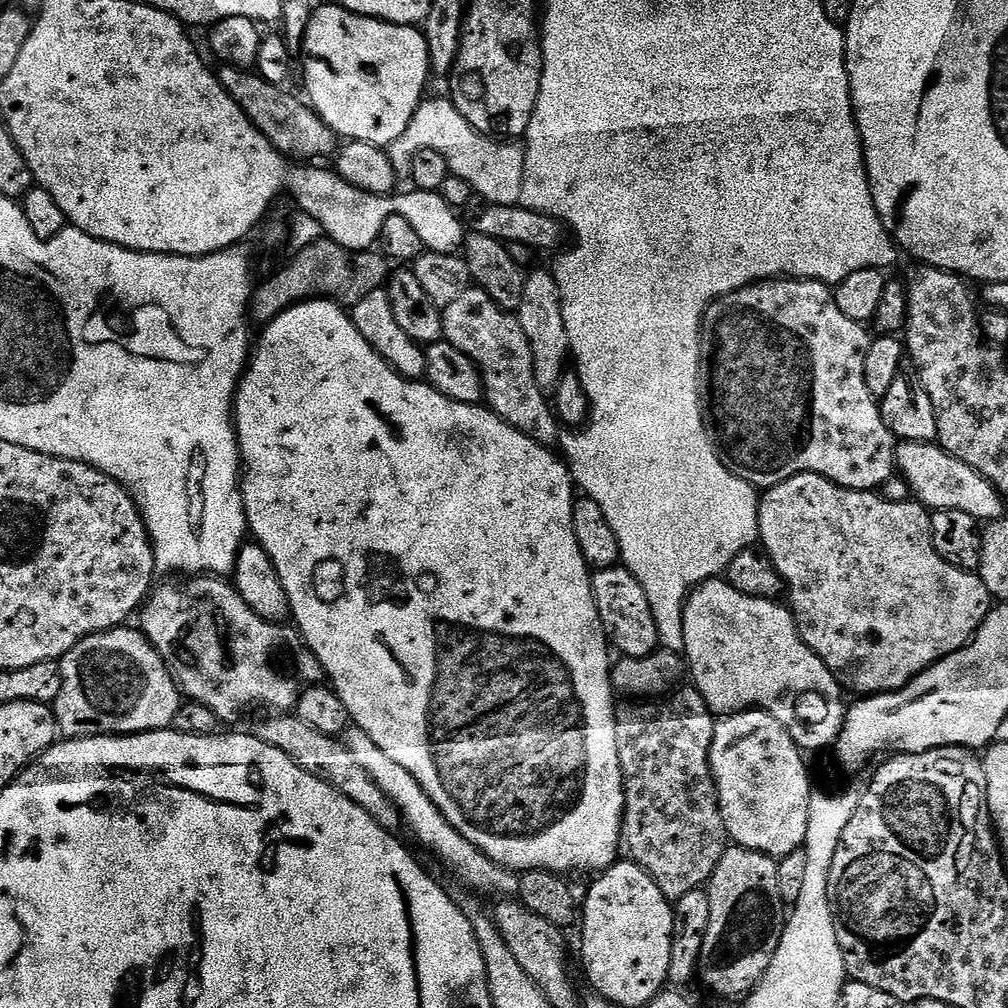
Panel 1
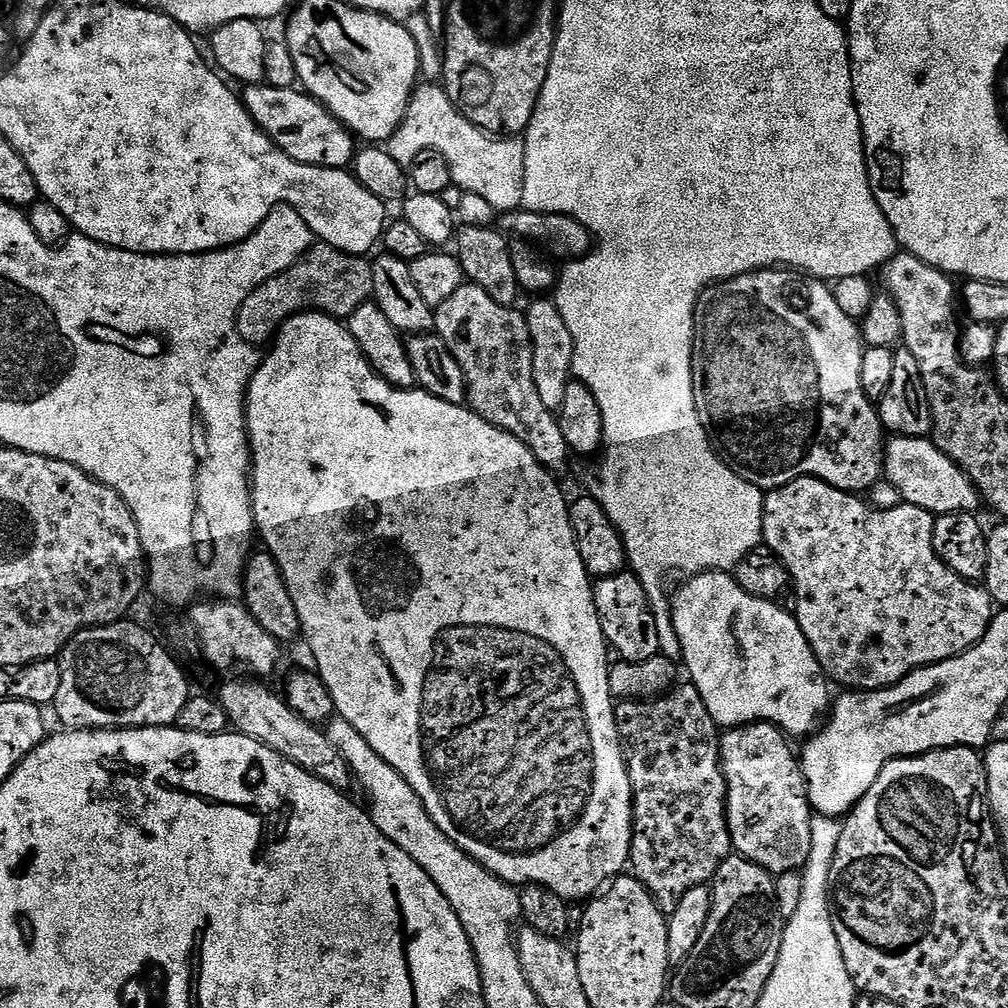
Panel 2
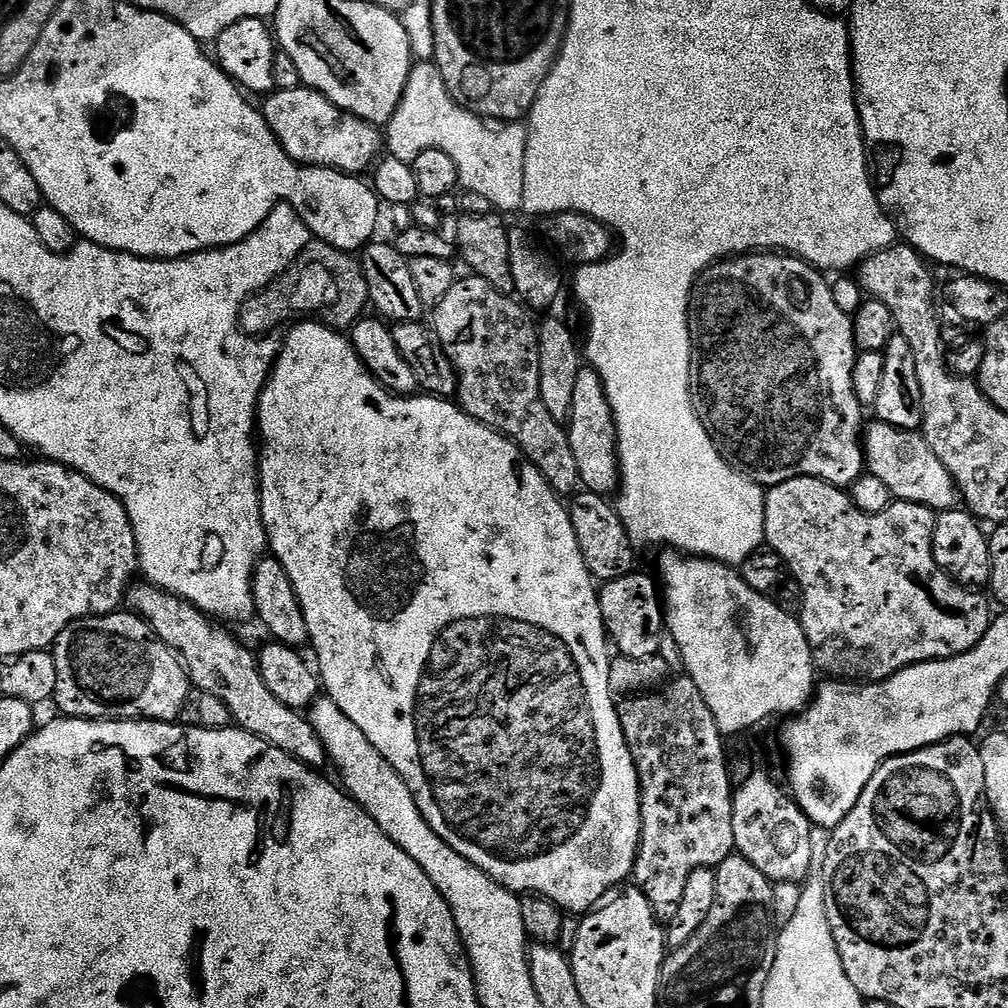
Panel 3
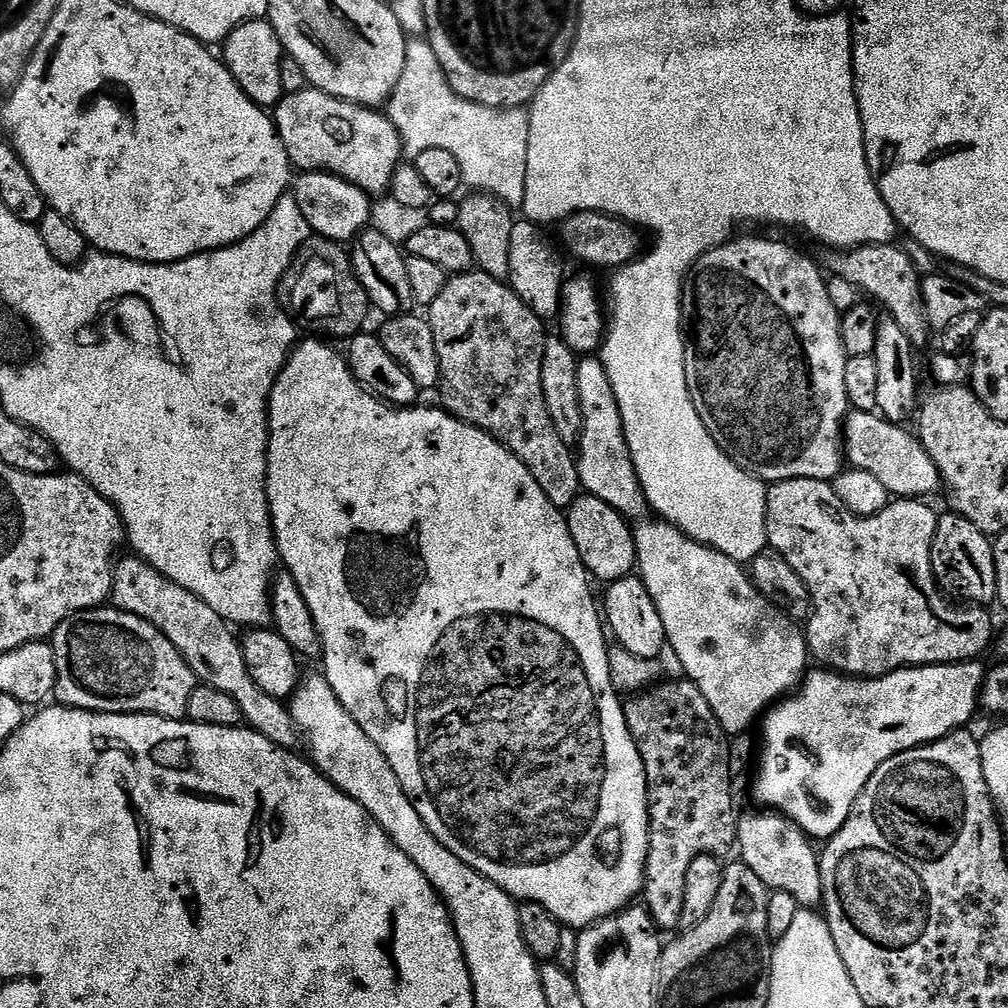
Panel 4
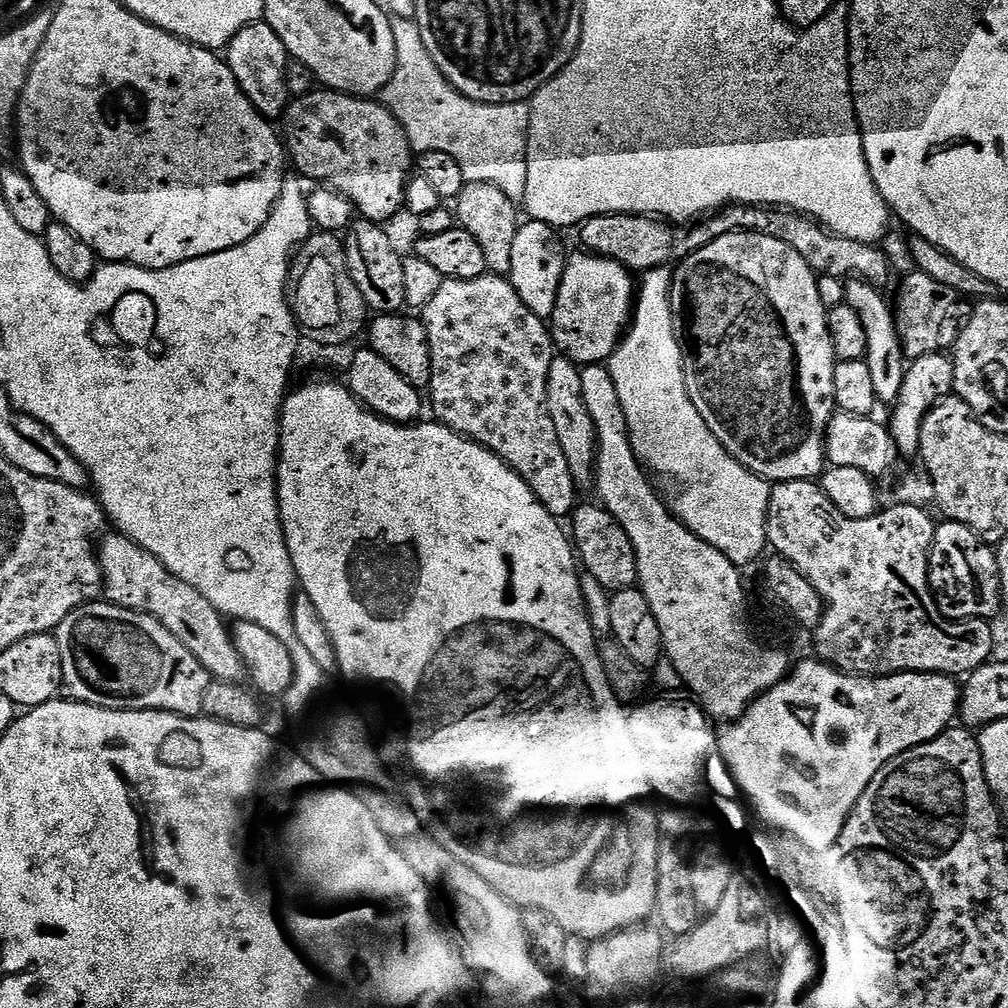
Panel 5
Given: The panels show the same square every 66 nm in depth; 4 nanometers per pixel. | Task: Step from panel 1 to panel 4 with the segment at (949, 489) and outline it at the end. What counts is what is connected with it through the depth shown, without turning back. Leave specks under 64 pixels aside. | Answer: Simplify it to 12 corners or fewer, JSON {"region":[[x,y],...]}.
{"region":[[849,411],[844,455],[896,498],[941,487],[919,439]]}

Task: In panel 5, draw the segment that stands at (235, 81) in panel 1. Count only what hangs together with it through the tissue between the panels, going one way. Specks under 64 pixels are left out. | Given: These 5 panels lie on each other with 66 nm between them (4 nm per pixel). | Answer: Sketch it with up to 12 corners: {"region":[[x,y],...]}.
{"region":[[313,90],[282,116],[301,177],[363,219],[404,208],[414,153],[372,98]]}

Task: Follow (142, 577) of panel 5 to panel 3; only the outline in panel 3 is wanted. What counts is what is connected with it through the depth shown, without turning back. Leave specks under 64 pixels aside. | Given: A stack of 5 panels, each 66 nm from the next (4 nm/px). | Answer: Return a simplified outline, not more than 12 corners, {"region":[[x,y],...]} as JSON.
{"region":[[147,582],[126,604],[235,727],[320,770],[311,719],[262,682],[254,652]]}

